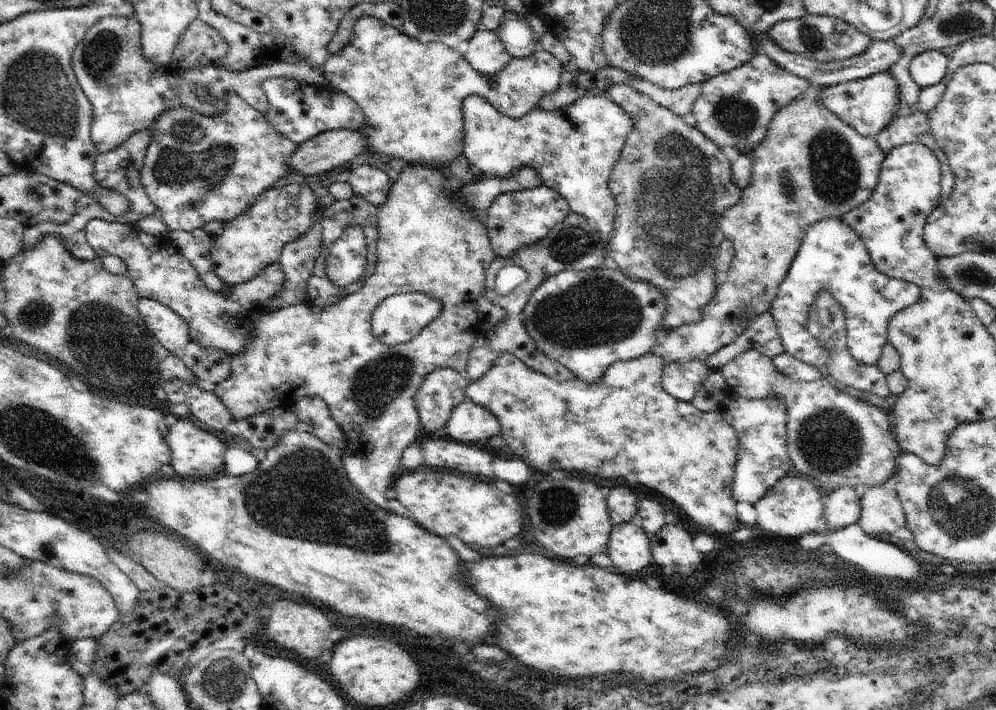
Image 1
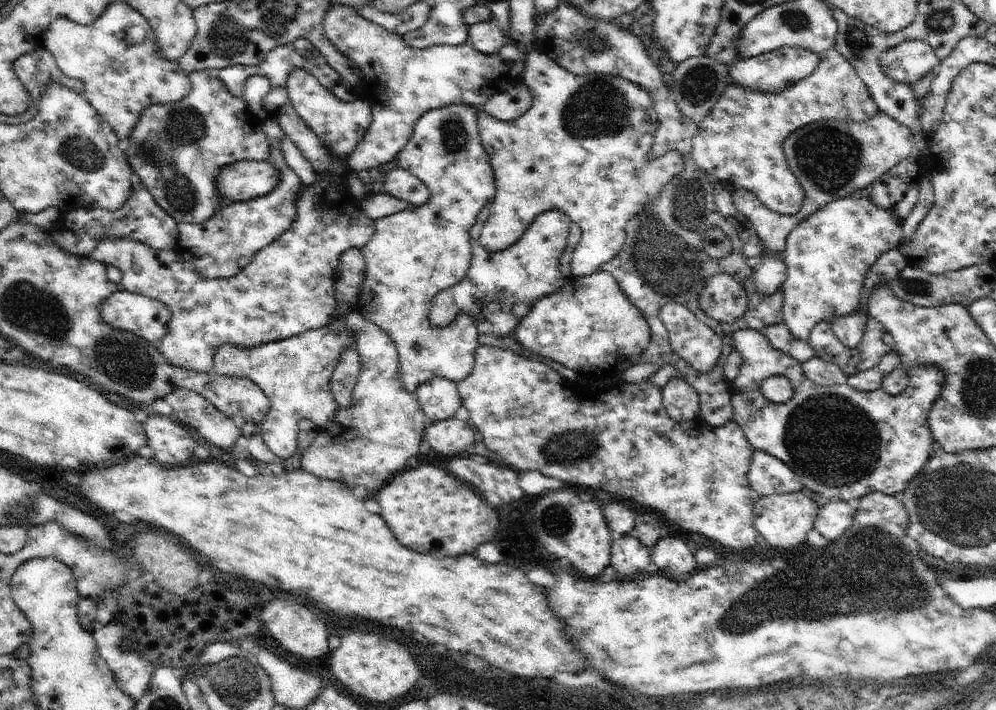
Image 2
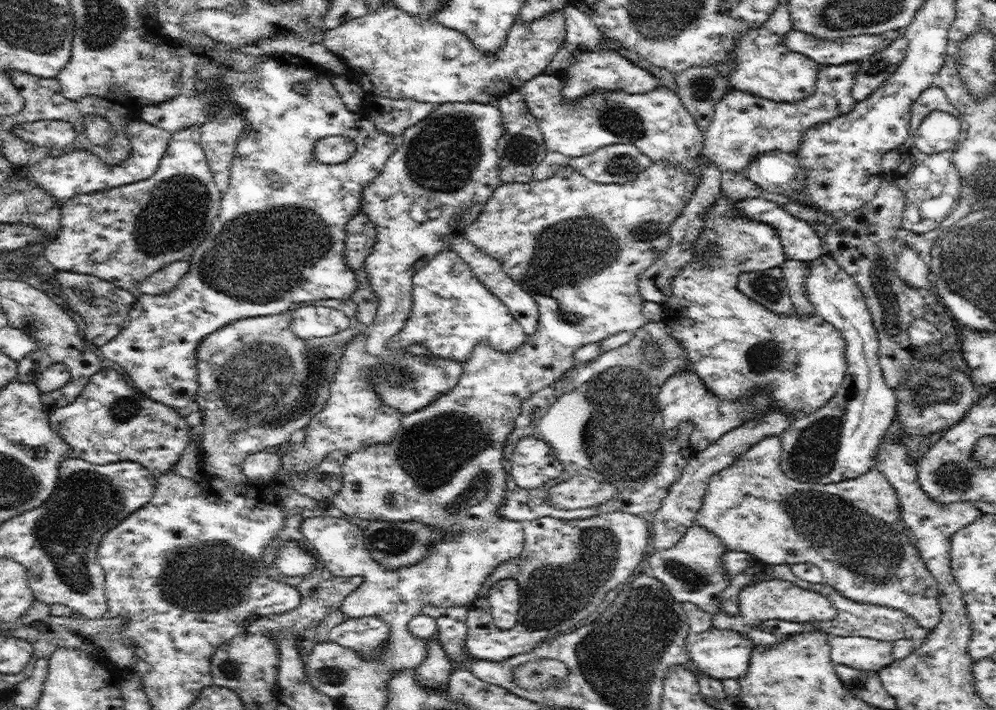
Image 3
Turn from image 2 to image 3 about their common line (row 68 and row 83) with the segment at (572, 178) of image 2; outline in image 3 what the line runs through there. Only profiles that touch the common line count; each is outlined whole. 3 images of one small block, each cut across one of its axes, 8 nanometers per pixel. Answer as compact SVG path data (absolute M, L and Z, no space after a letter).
M539 74L519 88L519 96L523 98L529 114L537 120L547 152L579 158L611 144L633 144L641 154L645 154L645 158L649 158L649 162L677 166L685 174L693 172L703 150L705 136L701 136L697 124L685 112L675 92L661 86L645 94L595 90L583 96L581 104L565 104L561 98L565 86L563 80L567 80L567 76Z

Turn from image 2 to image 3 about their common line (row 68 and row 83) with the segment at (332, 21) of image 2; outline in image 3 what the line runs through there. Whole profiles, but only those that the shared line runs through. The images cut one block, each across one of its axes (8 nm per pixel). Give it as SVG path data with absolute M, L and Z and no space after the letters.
M385 2L371 14L325 30L323 46L343 60L349 76L359 82L367 98L413 100L429 106L481 102L497 108L501 98L519 92L527 80L545 72L557 50L563 48L565 34L563 10L529 24L515 20L501 50L495 56L487 56L463 32L447 28L433 18L415 18Z

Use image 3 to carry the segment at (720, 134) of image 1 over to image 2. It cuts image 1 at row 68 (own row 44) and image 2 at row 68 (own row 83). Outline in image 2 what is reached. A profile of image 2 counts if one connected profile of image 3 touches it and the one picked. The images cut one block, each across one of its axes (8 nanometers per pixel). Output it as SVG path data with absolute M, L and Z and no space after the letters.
M779 48L749 60L739 58L733 66L729 66L729 86L739 86L739 90L745 90L749 94L781 94L789 86L795 86L797 82L807 78L819 62L819 54L811 54L799 48Z

